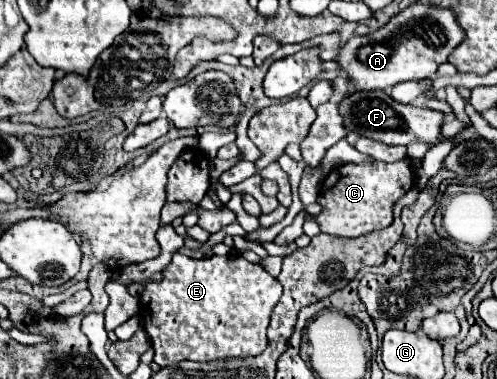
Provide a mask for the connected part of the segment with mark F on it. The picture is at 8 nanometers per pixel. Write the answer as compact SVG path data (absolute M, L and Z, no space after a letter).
M383 90L371 92L353 92L339 102L339 114L343 116L343 124L347 132L357 132L359 136L383 142L383 144L411 144L411 142L437 142L439 126L443 114L437 110L429 110L425 106L401 104L393 100Z

